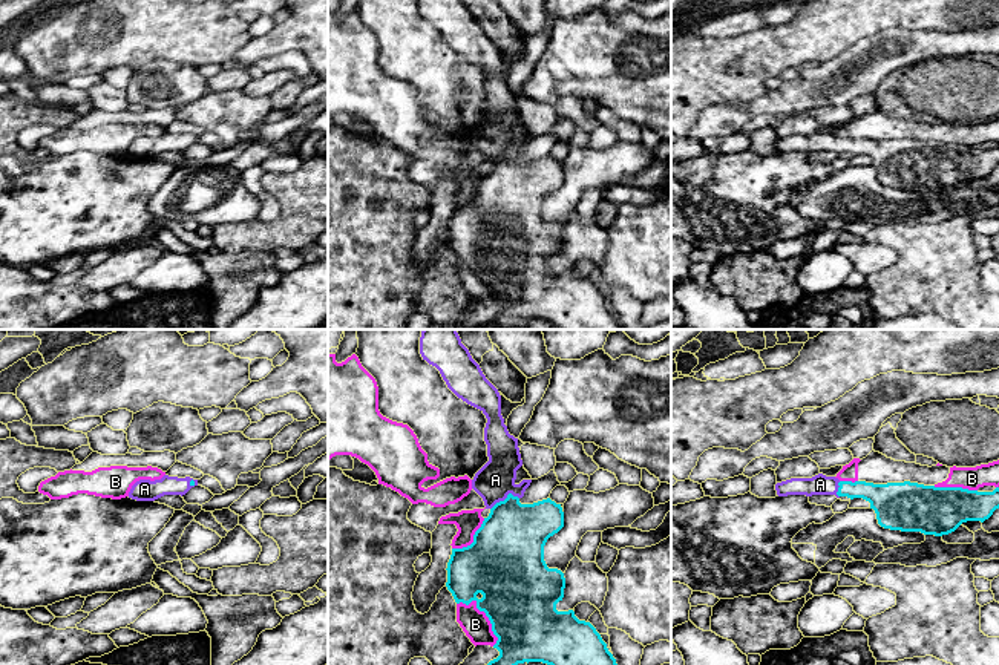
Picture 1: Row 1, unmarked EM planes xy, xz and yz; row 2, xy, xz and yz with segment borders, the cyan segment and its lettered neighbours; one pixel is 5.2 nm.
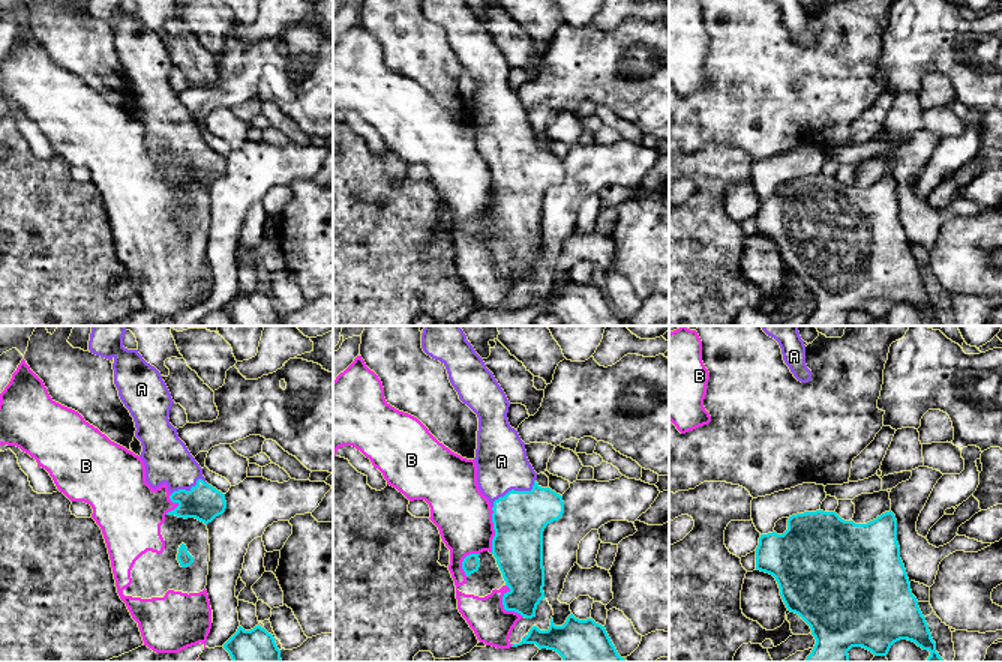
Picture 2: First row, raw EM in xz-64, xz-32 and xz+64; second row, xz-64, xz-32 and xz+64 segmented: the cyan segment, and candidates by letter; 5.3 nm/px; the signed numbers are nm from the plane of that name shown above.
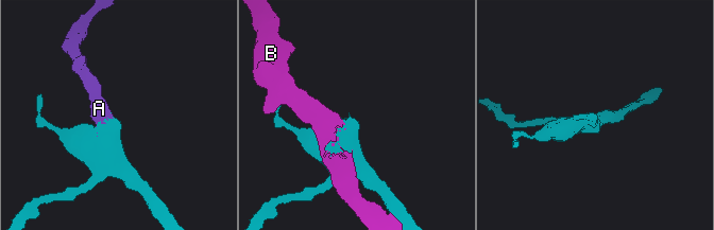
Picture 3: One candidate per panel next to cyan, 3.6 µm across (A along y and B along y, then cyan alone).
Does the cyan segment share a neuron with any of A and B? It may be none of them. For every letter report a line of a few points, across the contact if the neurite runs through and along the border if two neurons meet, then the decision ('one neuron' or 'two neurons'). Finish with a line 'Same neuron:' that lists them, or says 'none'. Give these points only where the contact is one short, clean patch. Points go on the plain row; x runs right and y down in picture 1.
A: line xz (509, 203), (506, 155), (498, 147), (495, 137); one neuron
B: two neurons
Same neuron: A

